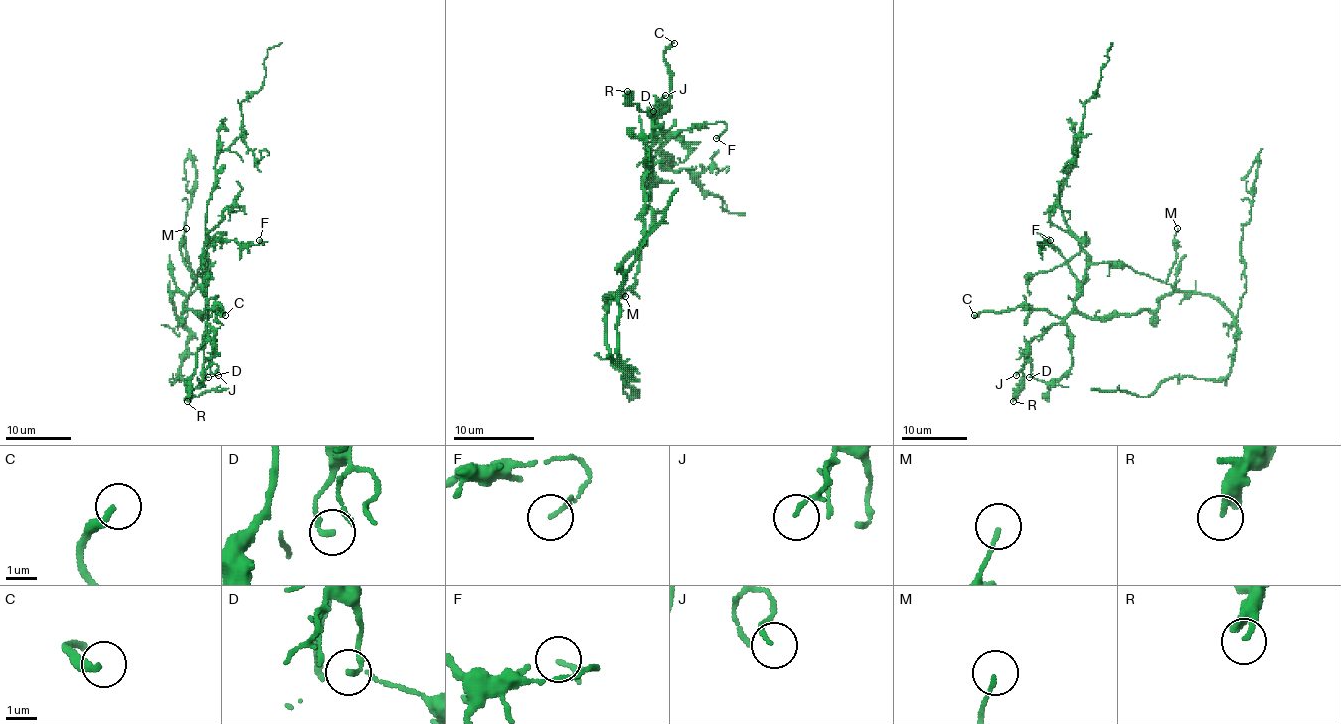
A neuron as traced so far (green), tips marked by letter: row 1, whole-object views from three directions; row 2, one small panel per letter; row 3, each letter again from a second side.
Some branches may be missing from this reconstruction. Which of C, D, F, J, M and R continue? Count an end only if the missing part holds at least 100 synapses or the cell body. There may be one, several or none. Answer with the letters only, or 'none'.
C

